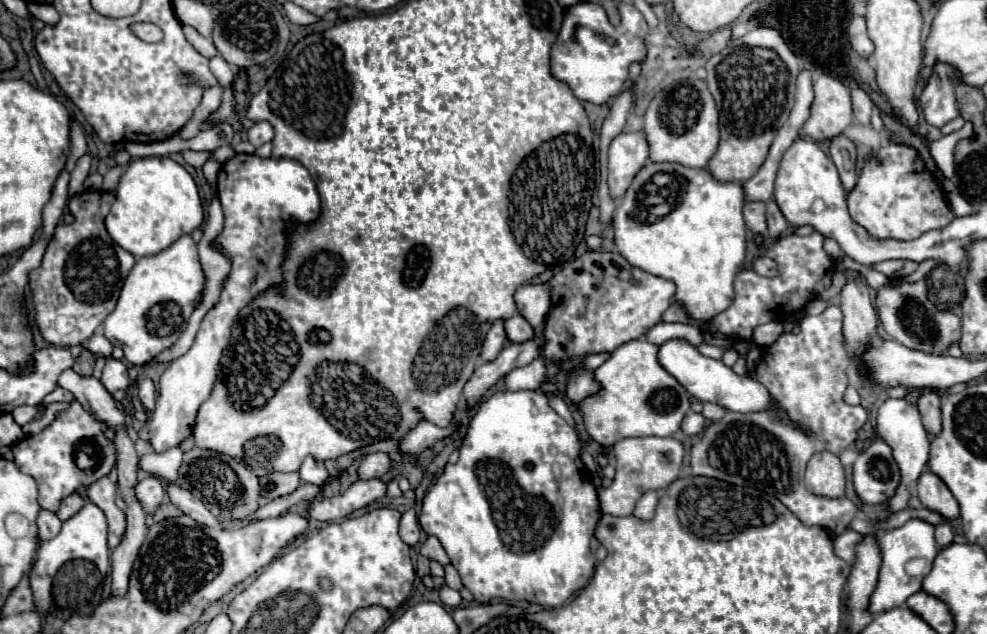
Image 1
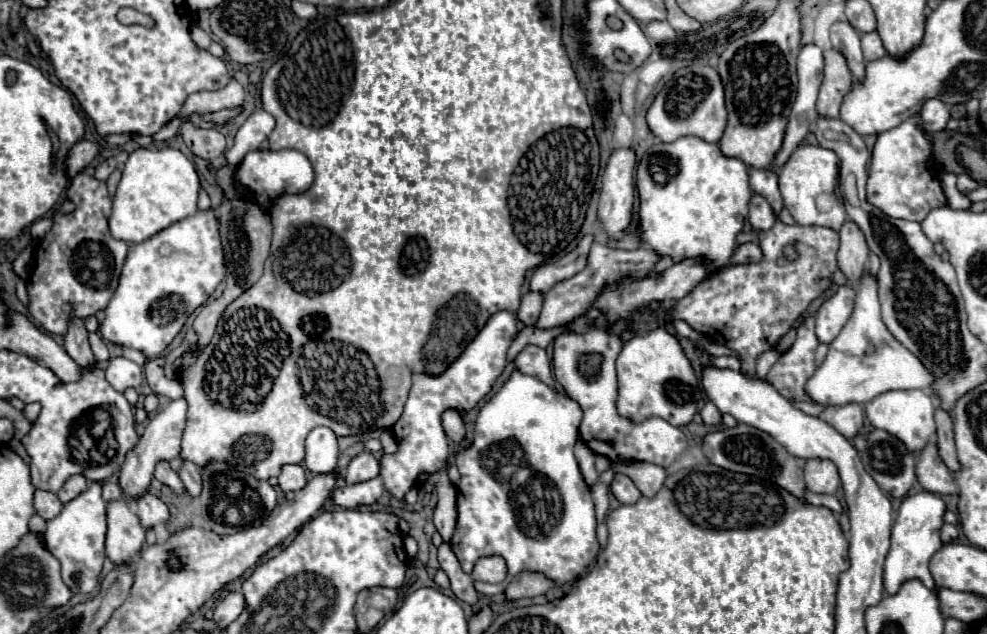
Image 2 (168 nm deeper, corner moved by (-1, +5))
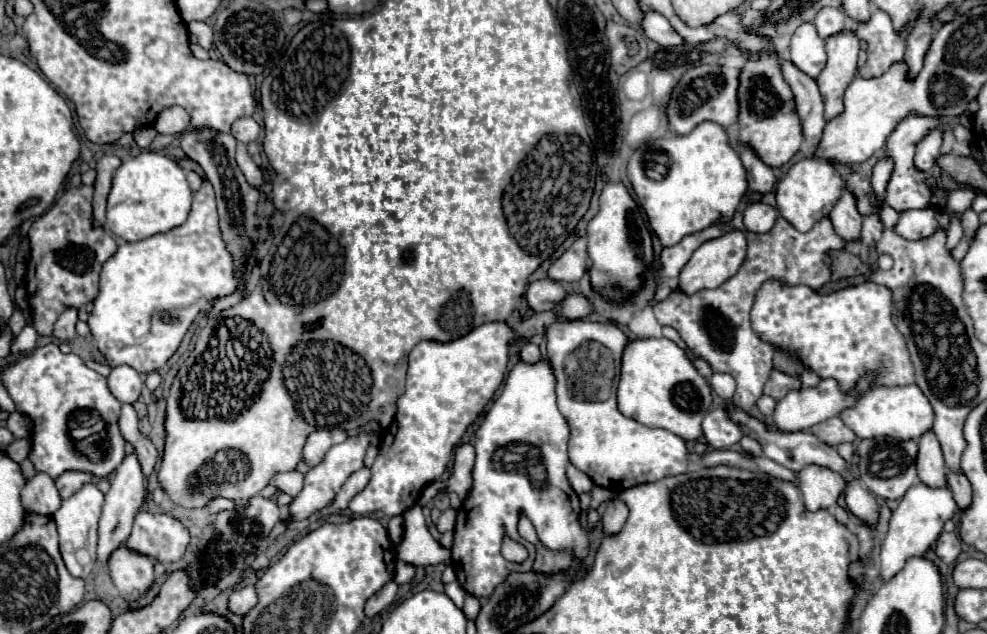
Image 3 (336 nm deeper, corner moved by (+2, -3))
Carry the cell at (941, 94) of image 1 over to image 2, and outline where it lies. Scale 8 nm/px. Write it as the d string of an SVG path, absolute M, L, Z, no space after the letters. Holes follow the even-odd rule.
M929 99L921 109L921 127L925 133L943 131L951 119L949 107L939 99Z

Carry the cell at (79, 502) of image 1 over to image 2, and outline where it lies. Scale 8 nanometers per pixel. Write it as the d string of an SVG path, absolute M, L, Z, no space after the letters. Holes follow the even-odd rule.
M73 475L71 479L67 479L67 483L59 489L57 497L61 499L61 503L67 503L71 499L75 499L79 493L83 493L87 489L87 479L83 475Z

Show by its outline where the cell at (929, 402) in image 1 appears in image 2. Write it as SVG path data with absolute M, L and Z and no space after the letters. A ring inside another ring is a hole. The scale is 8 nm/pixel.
M939 407L935 411L935 423L937 423L937 443L939 443L939 455L945 461L945 465L957 473L961 469L961 463L957 459L955 441L953 441L953 423L951 417Z

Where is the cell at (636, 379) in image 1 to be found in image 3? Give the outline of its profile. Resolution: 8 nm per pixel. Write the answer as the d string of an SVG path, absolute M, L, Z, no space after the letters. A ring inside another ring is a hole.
M666 337L634 339L626 345L618 383L618 409L622 415L646 427L666 429L684 441L696 441L702 435L700 425L710 403L712 389L708 381L694 369L686 351L674 341Z

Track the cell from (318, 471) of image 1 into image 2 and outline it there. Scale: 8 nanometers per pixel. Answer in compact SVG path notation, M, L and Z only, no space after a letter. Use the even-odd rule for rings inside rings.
M315 427L305 439L305 467L319 475L337 467L337 437L329 427Z

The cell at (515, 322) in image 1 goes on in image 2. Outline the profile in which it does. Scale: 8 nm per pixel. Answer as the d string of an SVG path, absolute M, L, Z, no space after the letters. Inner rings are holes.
M527 291L523 295L523 301L521 301L521 307L519 307L517 315L525 325L535 325L537 319L539 319L541 307L543 307L543 293Z

